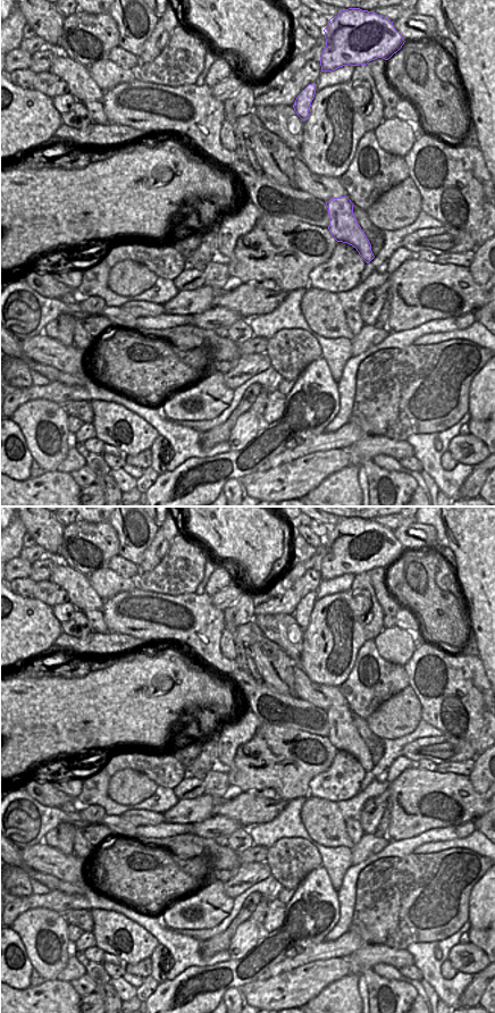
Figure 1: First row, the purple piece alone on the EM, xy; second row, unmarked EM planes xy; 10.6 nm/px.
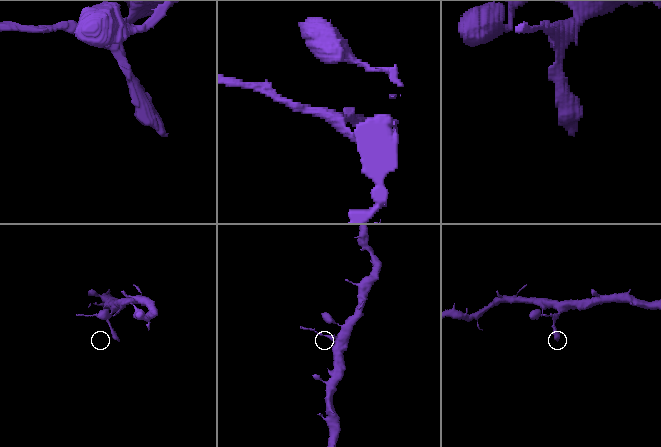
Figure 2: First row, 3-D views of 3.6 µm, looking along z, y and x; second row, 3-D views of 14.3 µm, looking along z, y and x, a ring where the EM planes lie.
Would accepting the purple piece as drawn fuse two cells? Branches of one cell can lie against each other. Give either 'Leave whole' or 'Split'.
Split

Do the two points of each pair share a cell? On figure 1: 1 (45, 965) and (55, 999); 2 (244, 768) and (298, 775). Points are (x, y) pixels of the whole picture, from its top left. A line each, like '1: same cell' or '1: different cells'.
1: different cells
2: same cell

